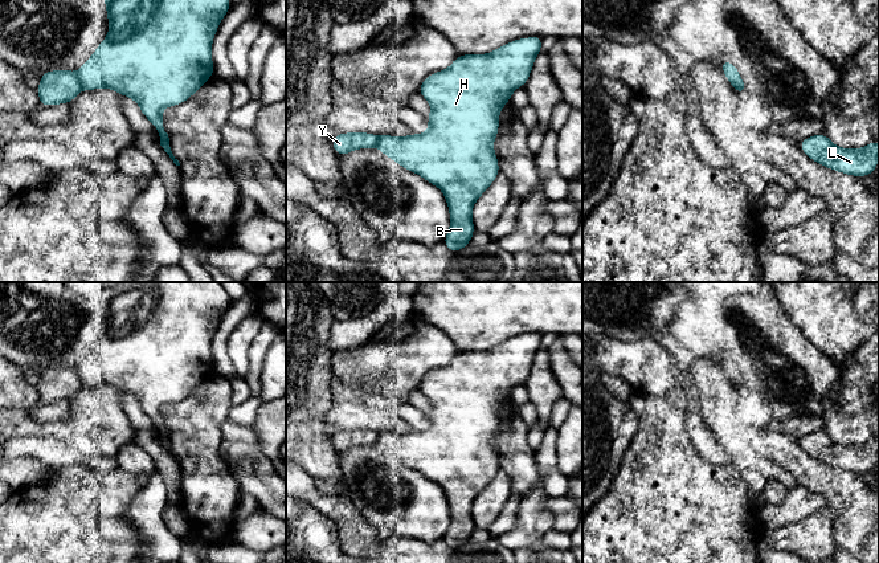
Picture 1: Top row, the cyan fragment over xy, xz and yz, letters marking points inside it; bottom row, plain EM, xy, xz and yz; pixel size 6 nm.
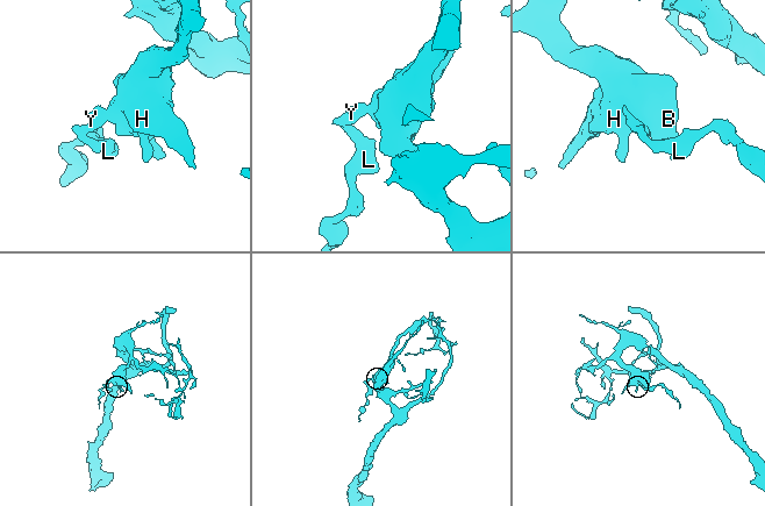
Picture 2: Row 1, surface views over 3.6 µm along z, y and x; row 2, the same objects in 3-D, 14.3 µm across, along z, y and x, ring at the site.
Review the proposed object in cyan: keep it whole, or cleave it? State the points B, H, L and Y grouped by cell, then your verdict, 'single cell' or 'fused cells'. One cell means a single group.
B H / L Y | fused cells

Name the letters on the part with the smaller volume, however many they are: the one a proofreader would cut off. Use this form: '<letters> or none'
L, Y

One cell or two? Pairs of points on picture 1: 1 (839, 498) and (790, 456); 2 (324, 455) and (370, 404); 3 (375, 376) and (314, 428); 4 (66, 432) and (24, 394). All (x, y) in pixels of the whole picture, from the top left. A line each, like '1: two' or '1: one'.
1: one
2: two
3: two
4: two

